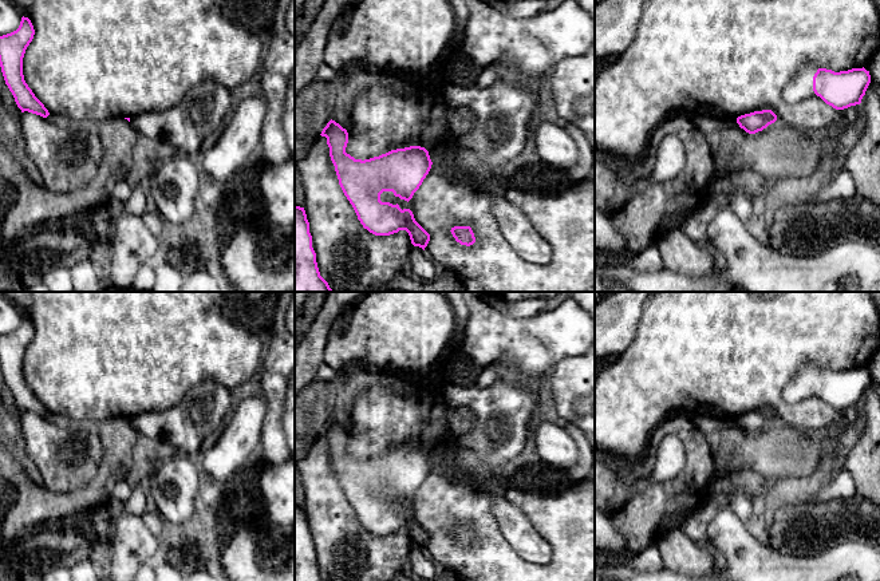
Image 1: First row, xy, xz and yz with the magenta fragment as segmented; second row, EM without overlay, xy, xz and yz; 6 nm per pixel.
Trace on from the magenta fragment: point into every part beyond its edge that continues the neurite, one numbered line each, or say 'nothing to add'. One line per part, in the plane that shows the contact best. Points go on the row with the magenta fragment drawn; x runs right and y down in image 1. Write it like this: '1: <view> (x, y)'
nothing to add

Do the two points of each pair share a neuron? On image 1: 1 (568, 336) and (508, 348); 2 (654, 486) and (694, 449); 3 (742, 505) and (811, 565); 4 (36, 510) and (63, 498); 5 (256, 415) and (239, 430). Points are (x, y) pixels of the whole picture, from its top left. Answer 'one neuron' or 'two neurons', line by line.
1: one neuron
2: two neurons
3: two neurons
4: one neuron
5: one neuron

